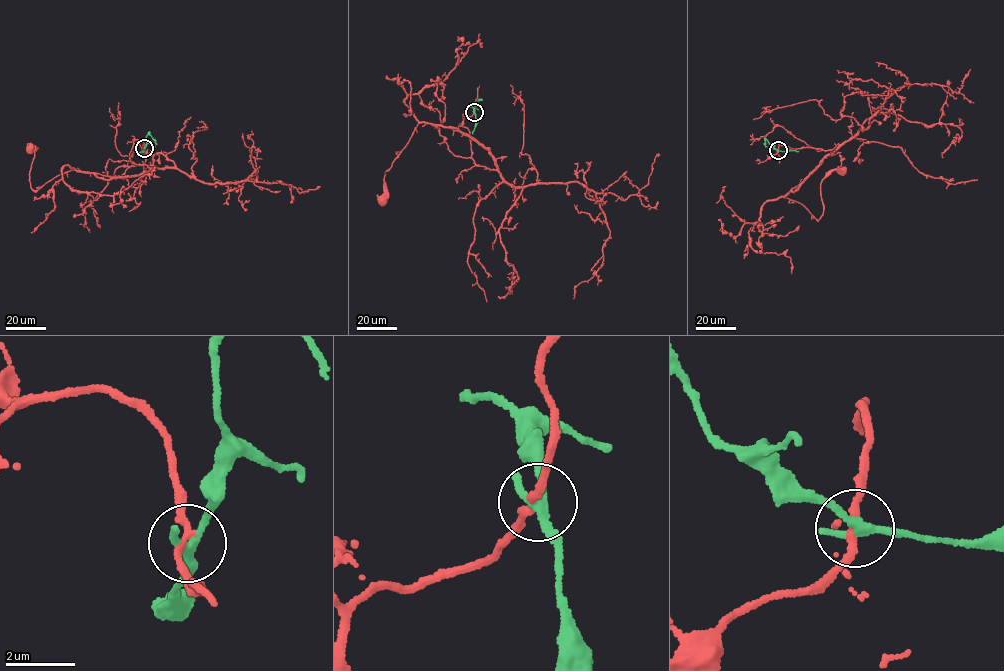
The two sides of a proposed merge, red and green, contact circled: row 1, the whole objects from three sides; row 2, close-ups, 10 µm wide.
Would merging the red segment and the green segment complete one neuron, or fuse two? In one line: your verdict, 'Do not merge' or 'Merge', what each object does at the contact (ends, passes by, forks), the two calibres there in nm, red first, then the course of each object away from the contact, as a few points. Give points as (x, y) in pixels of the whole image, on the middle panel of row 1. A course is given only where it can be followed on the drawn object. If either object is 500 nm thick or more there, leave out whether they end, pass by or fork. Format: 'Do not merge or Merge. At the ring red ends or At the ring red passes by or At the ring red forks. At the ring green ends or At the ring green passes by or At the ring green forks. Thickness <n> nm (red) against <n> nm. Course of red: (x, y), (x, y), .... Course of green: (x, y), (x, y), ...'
Do not merge. At the ring red passes by. At the ring green passes by. Thickness 200 nm (red) against 260 nm. Course of red: (474, 113), (462, 124), (471, 158), (495, 170), (475, 140), (420, 122), (385, 172), (382, 200). Course of green: (474, 113), (471, 104), (482, 100)

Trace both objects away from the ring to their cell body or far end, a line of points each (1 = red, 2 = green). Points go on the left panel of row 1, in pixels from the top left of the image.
1: (145, 148), (133, 140), (129, 157), (146, 172), (72, 170), (34, 190), (30, 148)
2: (145, 148), (148, 134), (157, 144)

